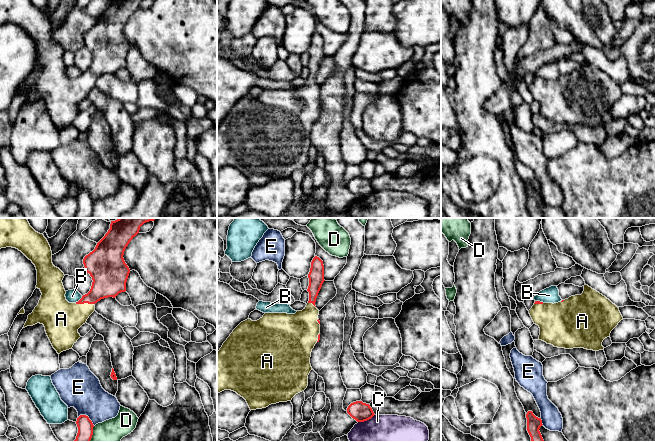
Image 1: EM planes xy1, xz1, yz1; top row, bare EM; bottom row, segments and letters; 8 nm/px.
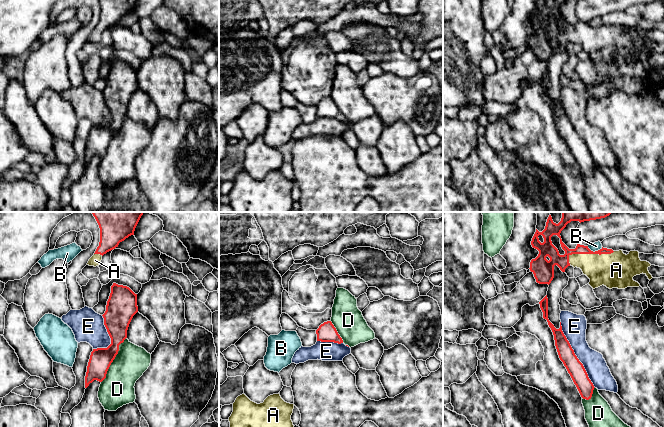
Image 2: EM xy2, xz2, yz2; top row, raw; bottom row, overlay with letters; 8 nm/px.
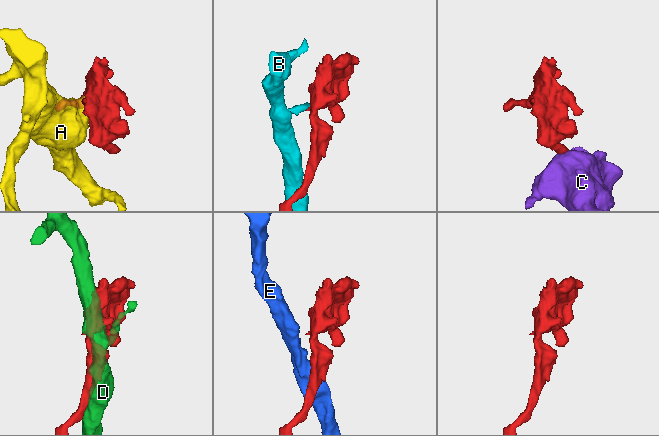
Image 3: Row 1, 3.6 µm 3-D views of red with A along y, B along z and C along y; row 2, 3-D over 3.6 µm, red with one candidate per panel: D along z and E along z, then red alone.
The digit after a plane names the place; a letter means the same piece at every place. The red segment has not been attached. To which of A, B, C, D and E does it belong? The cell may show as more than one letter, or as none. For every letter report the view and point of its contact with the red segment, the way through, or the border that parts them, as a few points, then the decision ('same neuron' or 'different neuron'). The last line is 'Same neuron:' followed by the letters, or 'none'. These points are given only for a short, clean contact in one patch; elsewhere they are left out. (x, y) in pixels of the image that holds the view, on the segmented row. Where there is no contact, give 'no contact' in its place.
A: meets red in yz2 at (588, 253); same neuron
B: meets red in yz2 at (595, 251); border along yz2 (587, 246), (593, 251), (602, 248); different neuron
C: meets red in xz1 at (366, 420); border along xz1 (374, 414), (370, 418), (358, 422); different neuron
D: meets red in xy2 at (113, 359); different neuron
E: meets red in yz2 at (575, 355); different neuron
Same neuron: A

